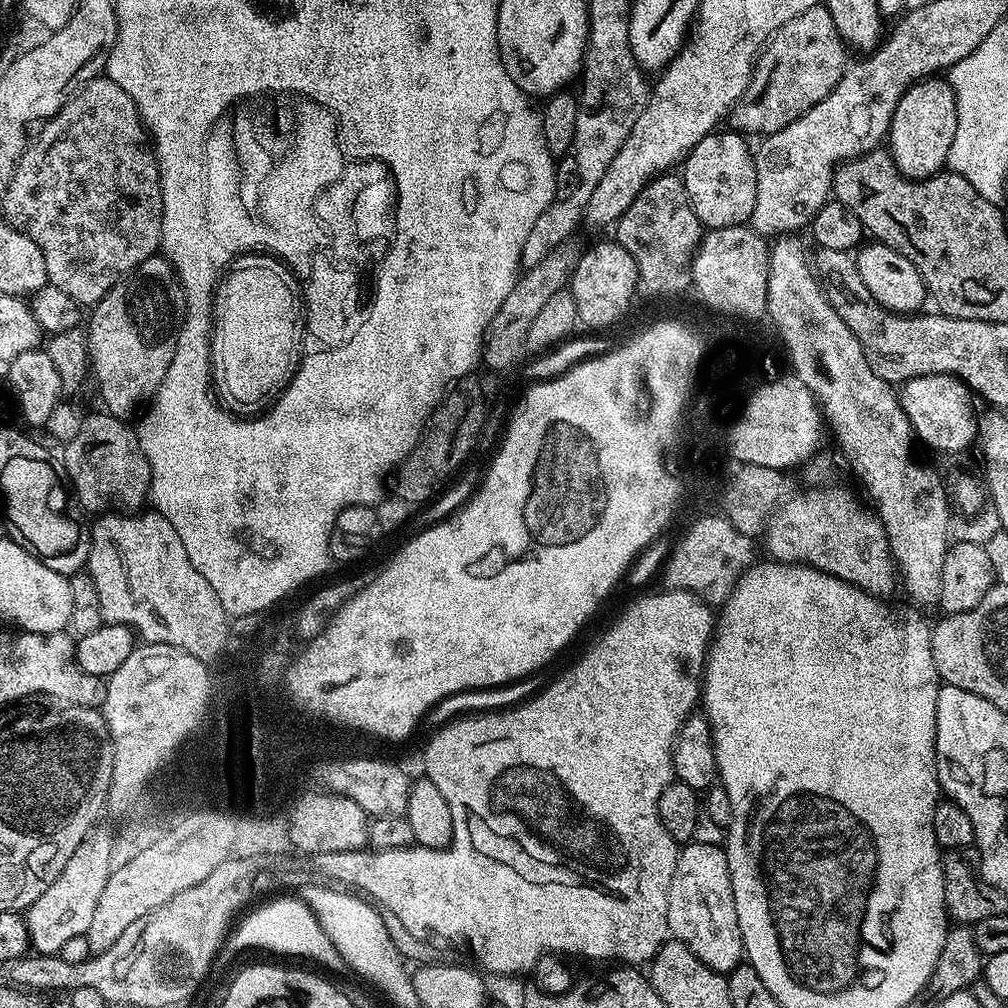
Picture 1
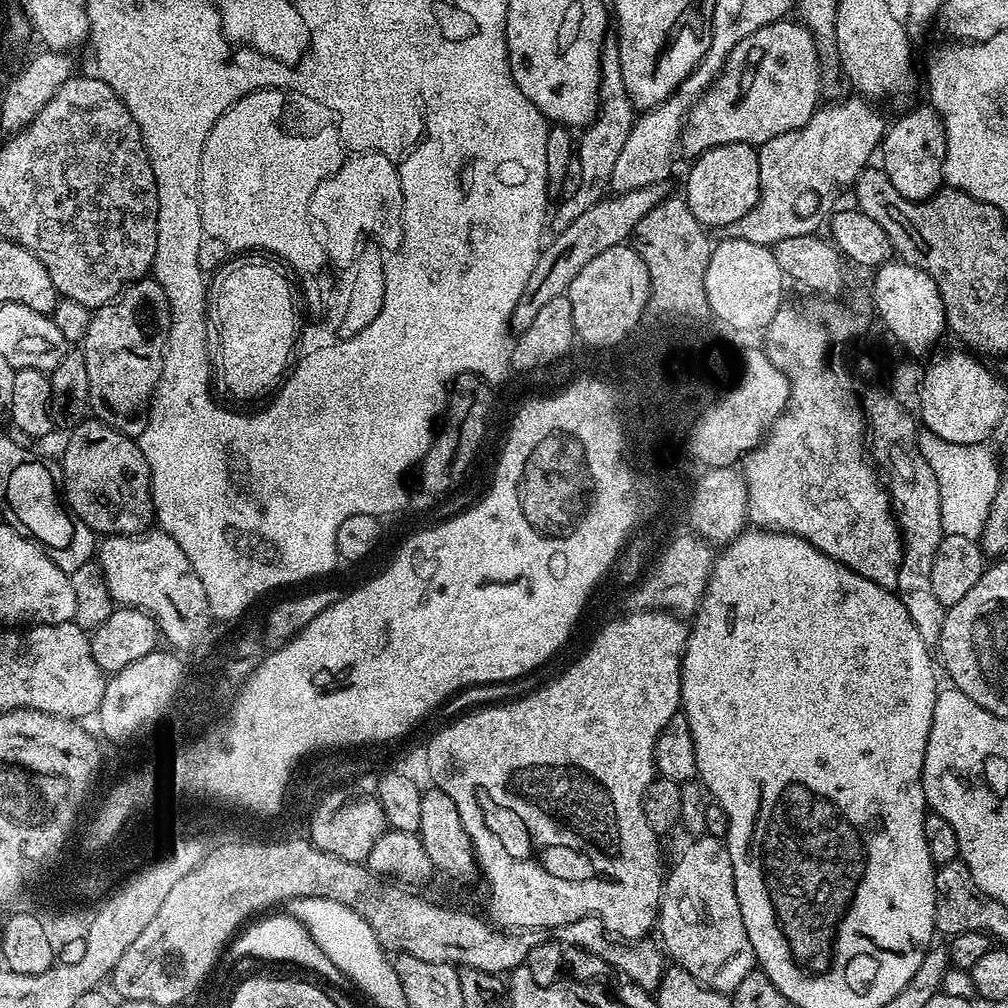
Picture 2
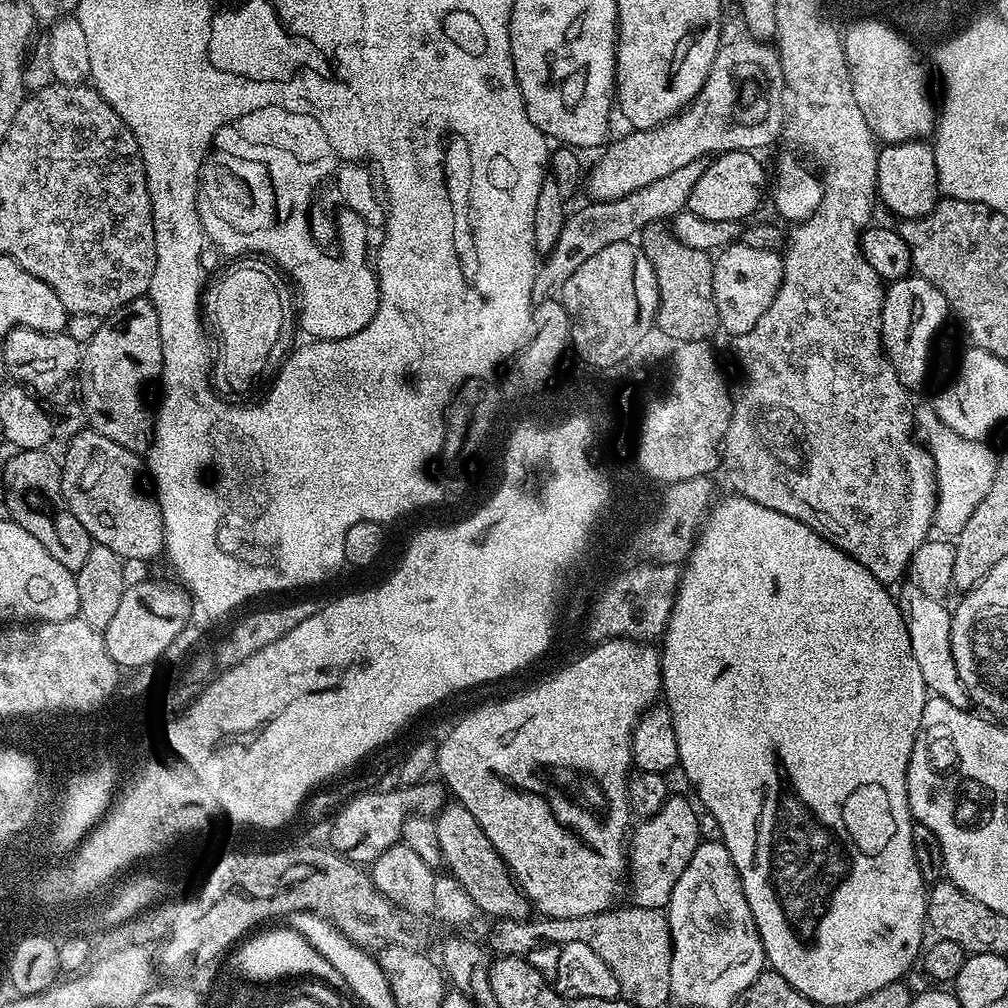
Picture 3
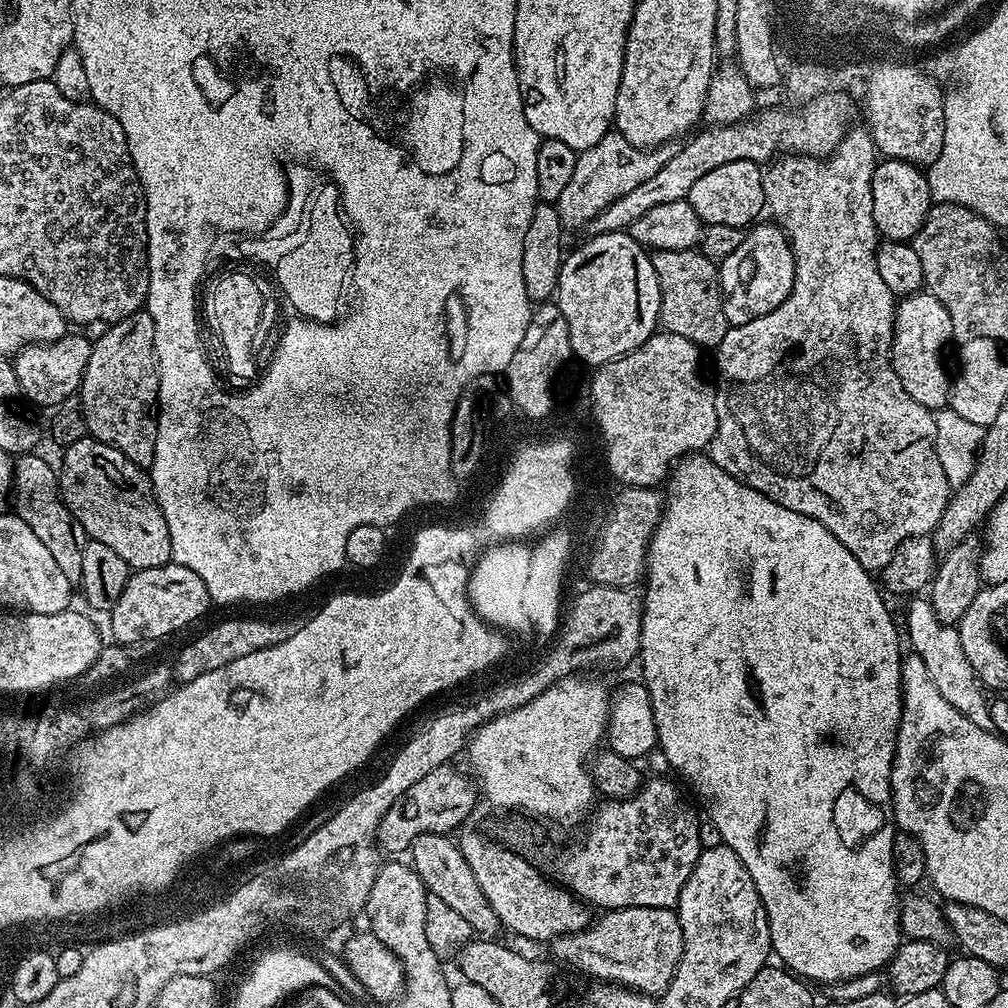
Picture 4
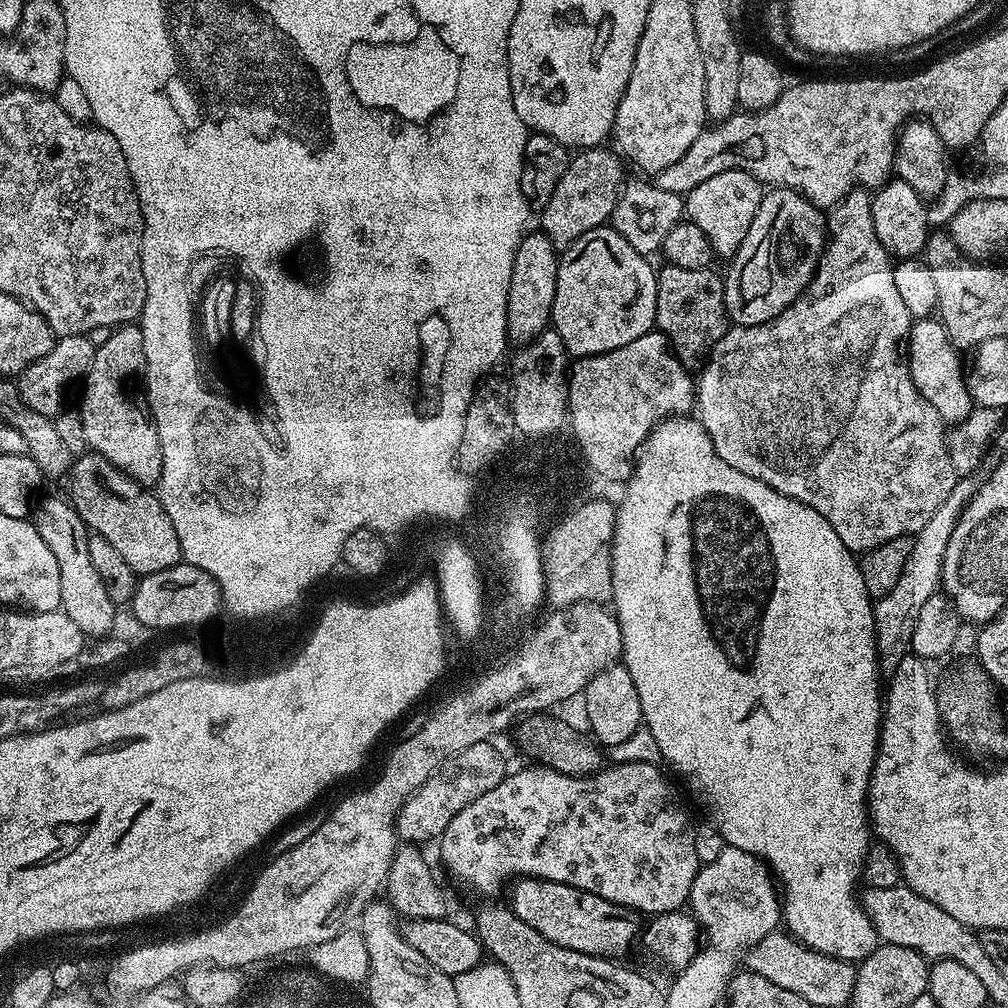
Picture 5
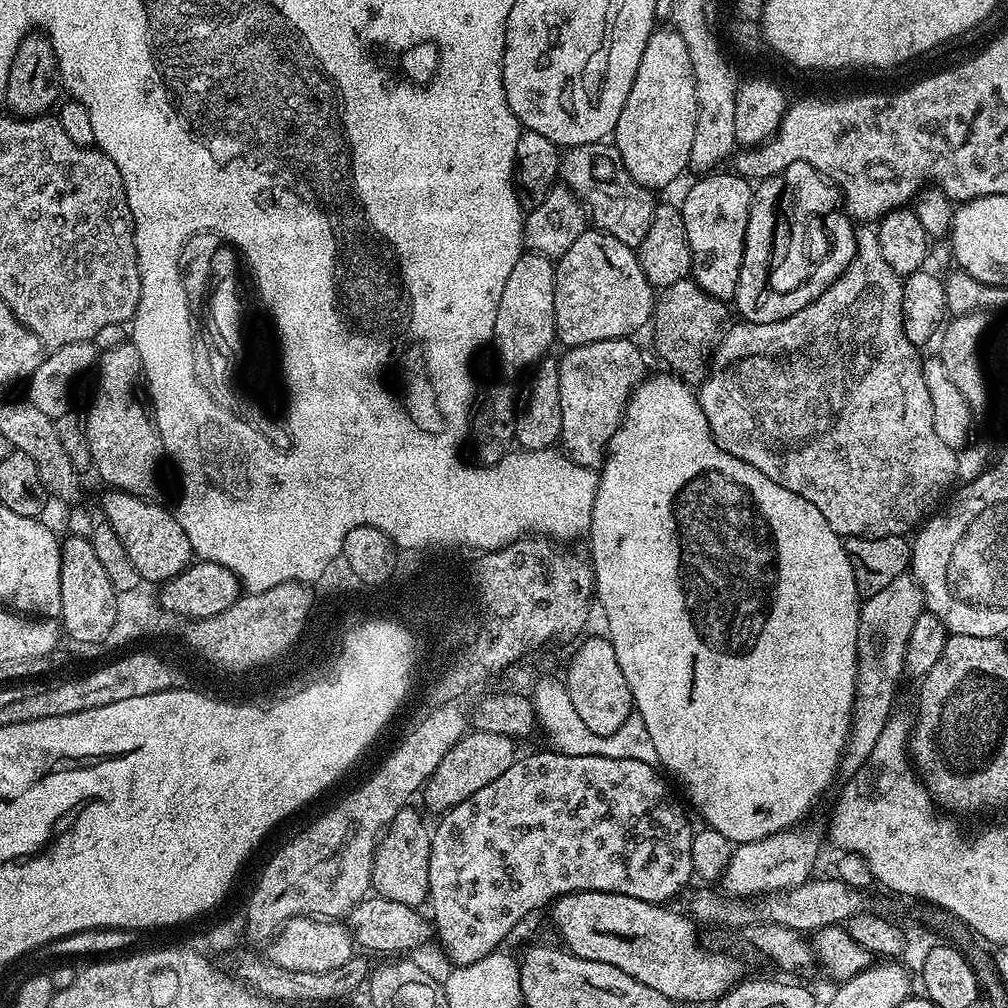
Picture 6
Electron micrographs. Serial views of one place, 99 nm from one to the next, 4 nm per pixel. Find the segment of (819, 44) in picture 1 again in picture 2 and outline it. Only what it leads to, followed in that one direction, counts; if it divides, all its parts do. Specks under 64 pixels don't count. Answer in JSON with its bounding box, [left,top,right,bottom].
[679,19,822,158]

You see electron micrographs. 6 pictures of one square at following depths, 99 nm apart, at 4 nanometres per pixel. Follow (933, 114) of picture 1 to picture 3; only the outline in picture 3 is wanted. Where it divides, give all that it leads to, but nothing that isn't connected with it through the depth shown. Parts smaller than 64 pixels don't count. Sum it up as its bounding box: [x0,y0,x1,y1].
[876,139,941,221]

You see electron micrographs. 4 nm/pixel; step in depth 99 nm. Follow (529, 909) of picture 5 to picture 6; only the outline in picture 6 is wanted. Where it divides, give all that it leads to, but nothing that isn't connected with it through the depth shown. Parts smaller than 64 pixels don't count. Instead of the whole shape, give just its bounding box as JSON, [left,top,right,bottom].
[550,892,741,1004]

